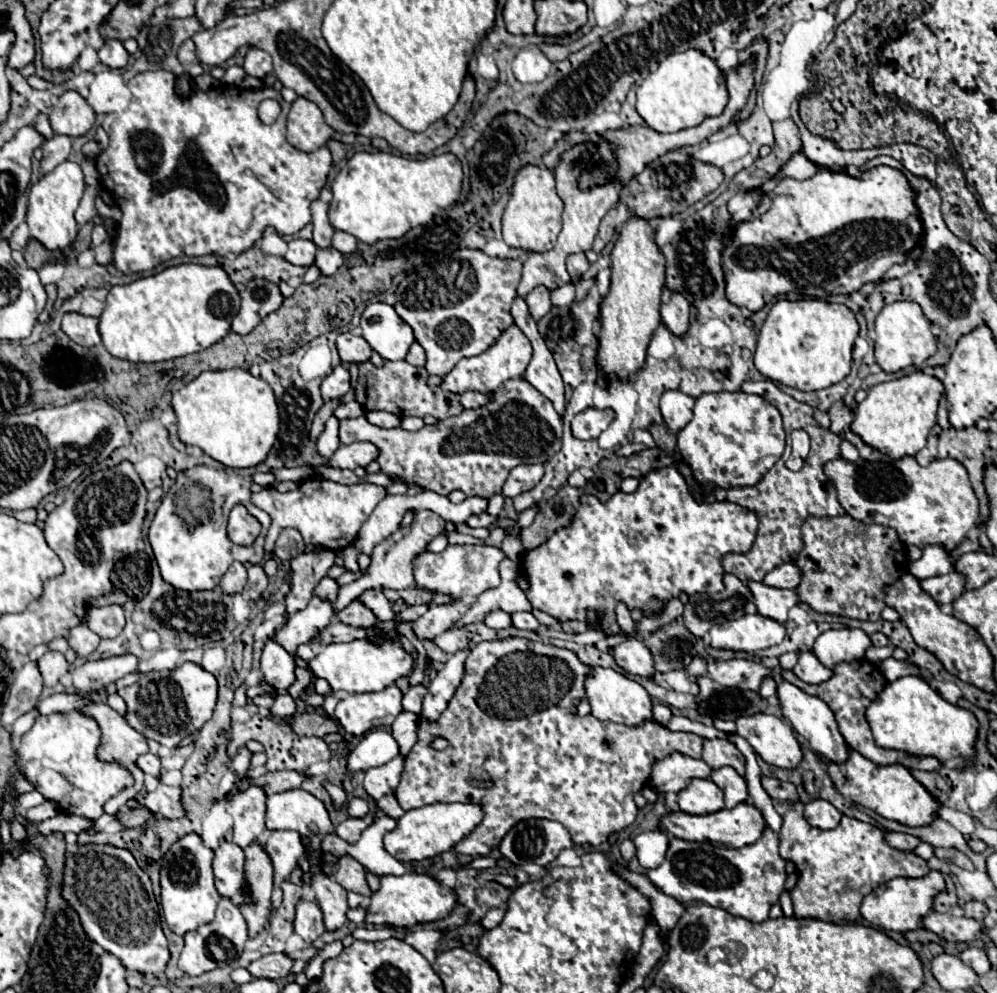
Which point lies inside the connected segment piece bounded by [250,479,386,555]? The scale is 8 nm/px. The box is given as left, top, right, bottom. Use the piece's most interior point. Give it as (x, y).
(328, 514)

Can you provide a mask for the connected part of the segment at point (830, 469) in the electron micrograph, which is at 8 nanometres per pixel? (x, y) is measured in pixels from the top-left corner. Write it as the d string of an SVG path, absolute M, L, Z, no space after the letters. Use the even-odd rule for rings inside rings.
M872 451L870 461L860 459L854 465L844 459L836 459L824 465L824 471L836 483L838 501L850 517L868 525L880 523L884 527L892 527L898 531L900 541L906 545L916 545L918 549L940 545L948 553L952 553L968 537L968 531L980 525L980 501L968 481L968 471L956 459L934 459L928 467L920 467L914 457L892 461L884 453Z

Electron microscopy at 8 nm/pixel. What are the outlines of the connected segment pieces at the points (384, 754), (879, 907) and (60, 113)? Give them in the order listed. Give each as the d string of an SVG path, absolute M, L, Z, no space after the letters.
M384 729L370 731L360 739L360 743L348 755L350 771L366 771L370 767L378 767L388 763L398 755L398 743L392 733Z
M930 871L922 879L898 877L898 879L892 879L888 883L884 883L884 885L876 887L862 901L860 913L870 925L874 925L878 929L892 929L892 931L900 931L900 933L914 931L914 929L920 927L920 921L932 911L934 897L938 893L942 893L944 889L946 889L946 883L944 883L944 875L940 871Z
M66 91L60 95L58 103L50 111L50 125L58 135L82 137L92 129L94 123L94 109L76 91Z

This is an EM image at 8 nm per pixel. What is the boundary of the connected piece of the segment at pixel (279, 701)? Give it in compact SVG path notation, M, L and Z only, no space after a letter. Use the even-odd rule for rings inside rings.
M278 695L274 699L270 713L272 713L274 719L284 719L284 717L294 715L294 709L296 709L296 705L294 705L294 699L290 695Z

